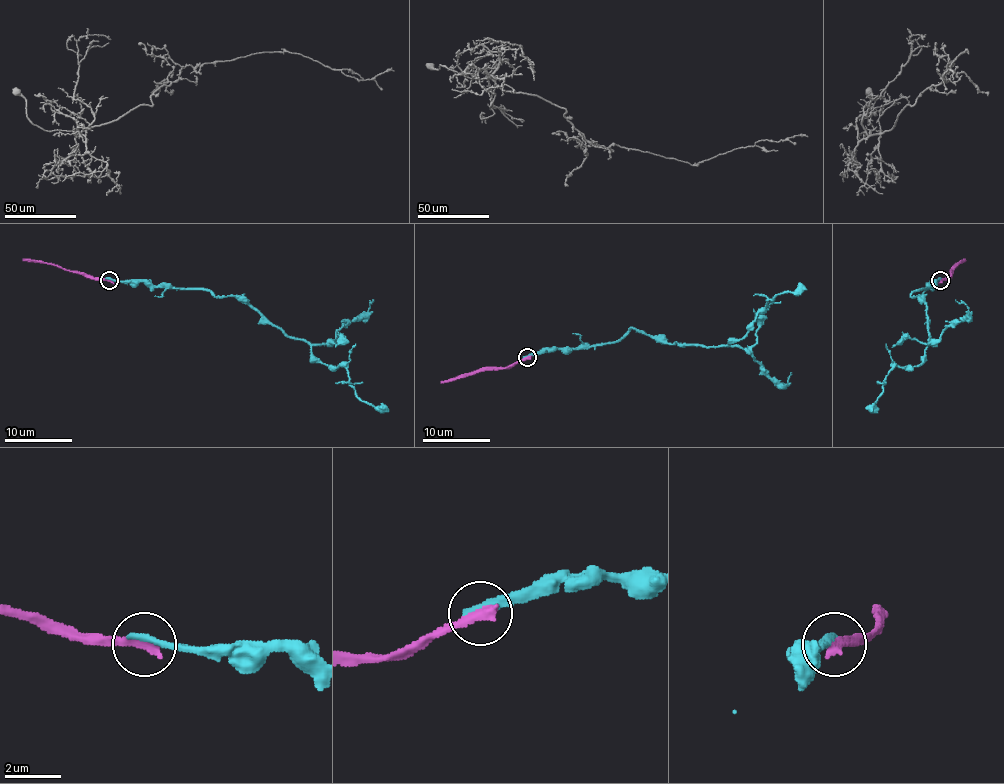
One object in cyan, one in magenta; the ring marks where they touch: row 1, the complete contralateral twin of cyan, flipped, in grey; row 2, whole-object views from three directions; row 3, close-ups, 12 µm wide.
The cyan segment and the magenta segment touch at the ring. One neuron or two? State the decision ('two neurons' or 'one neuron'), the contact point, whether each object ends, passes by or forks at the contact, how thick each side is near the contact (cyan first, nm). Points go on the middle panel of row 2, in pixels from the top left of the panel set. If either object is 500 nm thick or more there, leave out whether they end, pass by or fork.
two neurons | (527, 357) | cyan ends | magenta ends | 320/380 nm

